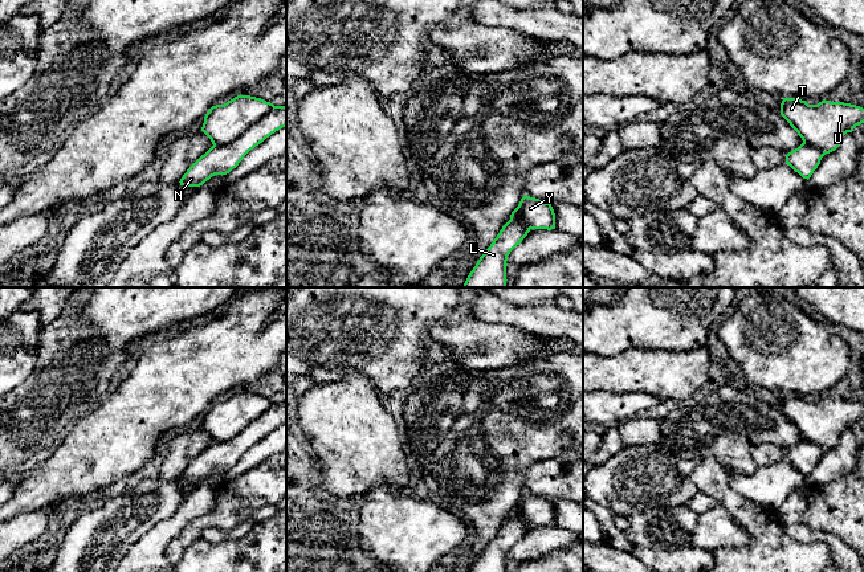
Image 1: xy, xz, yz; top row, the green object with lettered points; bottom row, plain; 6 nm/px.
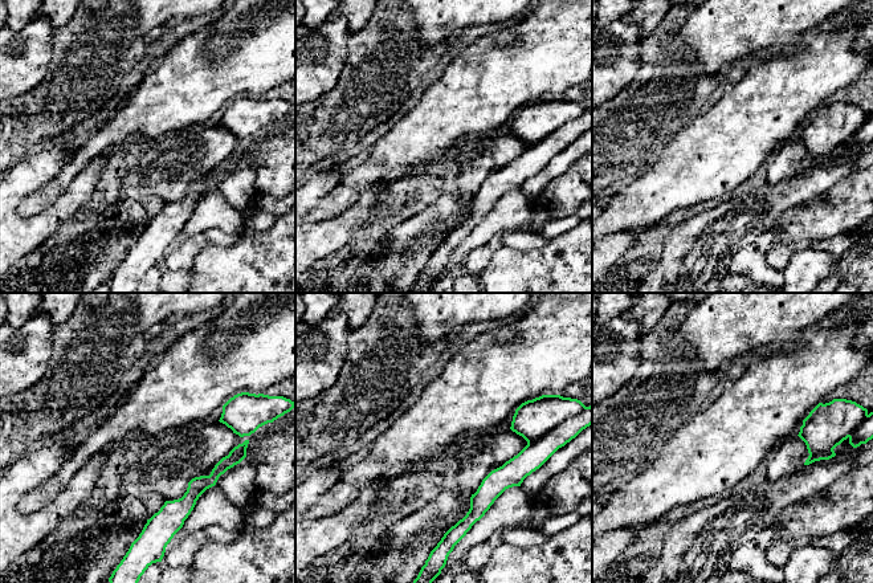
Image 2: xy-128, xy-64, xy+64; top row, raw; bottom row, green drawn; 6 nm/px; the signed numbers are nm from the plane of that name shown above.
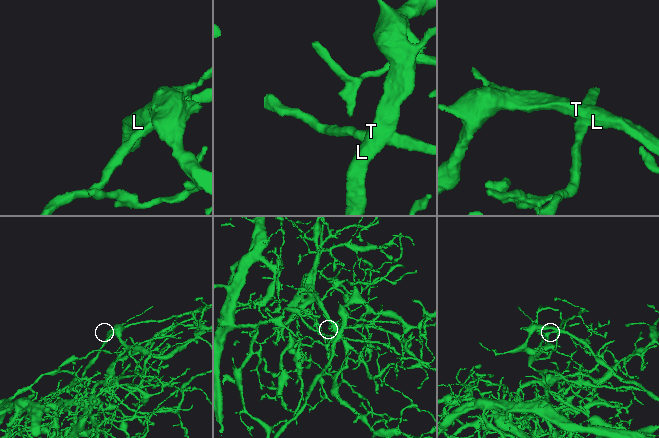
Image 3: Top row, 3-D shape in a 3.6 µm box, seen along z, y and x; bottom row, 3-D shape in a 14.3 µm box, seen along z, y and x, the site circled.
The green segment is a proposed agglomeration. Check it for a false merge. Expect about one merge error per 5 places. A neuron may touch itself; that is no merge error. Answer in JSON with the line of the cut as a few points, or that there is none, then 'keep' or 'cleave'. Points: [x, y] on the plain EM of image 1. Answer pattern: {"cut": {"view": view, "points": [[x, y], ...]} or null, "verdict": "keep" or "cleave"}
{"cut": null, "verdict": "keep"}

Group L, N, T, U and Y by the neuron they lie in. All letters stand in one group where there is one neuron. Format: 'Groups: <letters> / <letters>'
Groups: L N T U Y

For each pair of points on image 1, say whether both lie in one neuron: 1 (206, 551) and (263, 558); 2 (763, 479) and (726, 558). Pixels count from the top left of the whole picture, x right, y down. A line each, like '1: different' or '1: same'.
1: same
2: different

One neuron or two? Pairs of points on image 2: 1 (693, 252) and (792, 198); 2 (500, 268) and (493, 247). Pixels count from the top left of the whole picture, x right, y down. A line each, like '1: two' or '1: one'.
1: one
2: two

